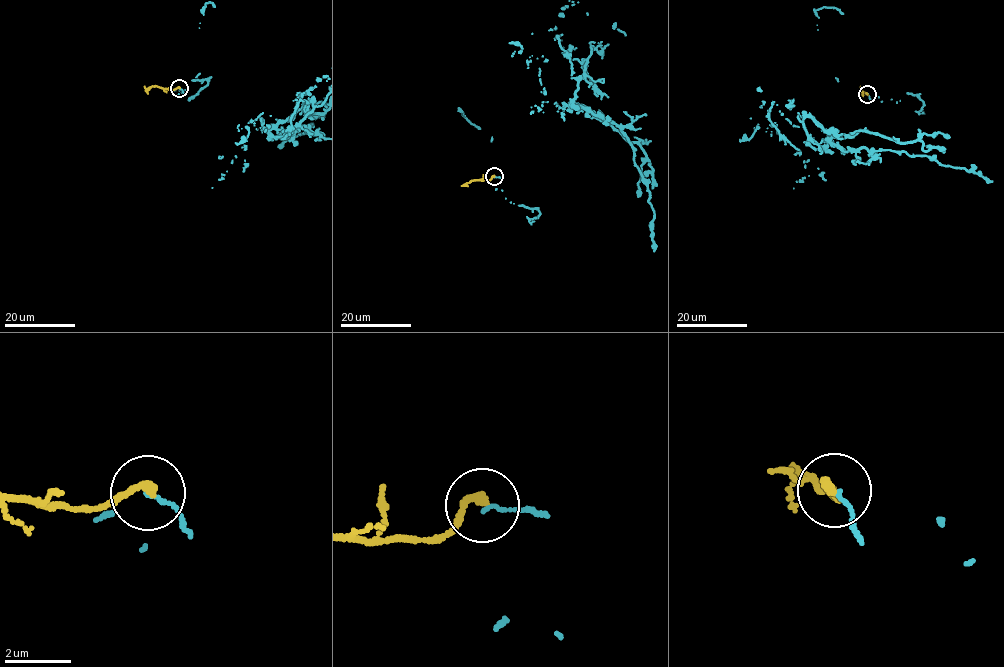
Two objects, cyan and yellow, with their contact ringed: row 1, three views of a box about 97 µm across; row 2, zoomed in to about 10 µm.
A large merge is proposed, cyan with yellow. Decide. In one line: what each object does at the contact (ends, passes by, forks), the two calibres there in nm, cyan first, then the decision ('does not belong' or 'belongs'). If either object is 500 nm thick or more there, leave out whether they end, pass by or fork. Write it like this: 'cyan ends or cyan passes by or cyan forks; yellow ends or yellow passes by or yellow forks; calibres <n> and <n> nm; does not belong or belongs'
cyan ends; yellow ends; calibres 100 and 240 nm; does not belong

